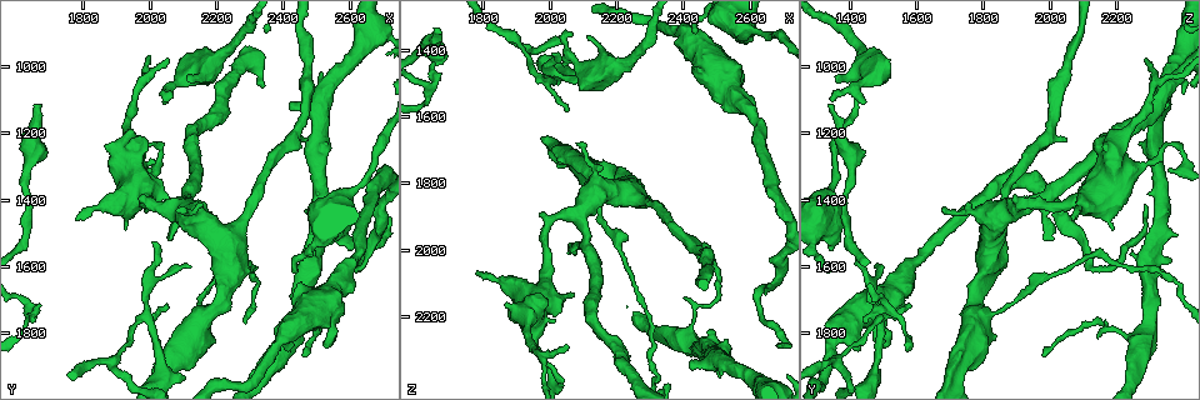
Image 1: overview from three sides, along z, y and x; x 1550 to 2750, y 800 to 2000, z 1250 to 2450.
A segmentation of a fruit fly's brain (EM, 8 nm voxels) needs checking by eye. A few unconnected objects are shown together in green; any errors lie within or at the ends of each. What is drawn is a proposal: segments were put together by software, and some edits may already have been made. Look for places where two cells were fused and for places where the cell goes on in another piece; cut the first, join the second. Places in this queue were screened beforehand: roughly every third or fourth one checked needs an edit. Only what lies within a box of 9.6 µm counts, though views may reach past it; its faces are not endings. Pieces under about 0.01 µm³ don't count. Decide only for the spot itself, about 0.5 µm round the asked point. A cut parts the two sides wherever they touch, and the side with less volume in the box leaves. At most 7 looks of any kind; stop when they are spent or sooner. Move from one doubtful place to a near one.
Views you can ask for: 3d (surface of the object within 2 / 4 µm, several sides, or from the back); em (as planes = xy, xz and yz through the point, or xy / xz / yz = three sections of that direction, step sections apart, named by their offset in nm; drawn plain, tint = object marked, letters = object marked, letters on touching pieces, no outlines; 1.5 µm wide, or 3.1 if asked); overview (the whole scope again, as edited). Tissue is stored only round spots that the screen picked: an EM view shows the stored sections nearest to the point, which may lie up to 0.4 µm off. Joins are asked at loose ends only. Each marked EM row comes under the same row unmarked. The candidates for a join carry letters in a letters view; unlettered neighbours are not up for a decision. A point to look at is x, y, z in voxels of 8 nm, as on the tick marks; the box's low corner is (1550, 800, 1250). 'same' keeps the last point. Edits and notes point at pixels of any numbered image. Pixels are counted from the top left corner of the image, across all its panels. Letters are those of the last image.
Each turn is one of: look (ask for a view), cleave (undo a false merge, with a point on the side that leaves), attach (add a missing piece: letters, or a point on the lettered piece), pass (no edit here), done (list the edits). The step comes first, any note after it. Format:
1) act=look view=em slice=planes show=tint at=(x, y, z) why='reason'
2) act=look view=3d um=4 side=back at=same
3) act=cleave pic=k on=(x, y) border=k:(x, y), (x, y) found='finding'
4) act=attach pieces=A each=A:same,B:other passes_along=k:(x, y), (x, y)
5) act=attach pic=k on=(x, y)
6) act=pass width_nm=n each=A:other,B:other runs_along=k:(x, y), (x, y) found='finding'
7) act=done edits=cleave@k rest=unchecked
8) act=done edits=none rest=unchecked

act=look view=3d um=4 at=(2110, 1040, 1360) why='free end'

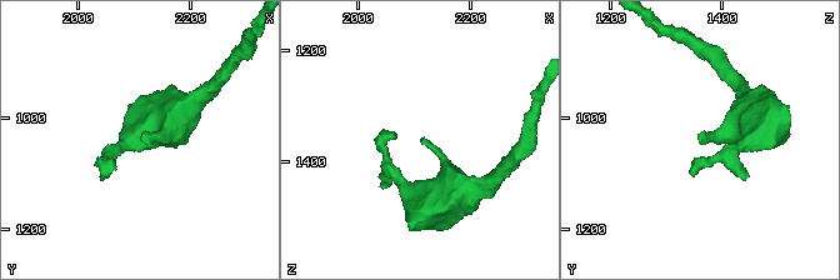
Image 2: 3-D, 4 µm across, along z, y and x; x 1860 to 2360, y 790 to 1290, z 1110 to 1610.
act=look view=em slice=planes show=letters at=(2105, 1040, 1360)

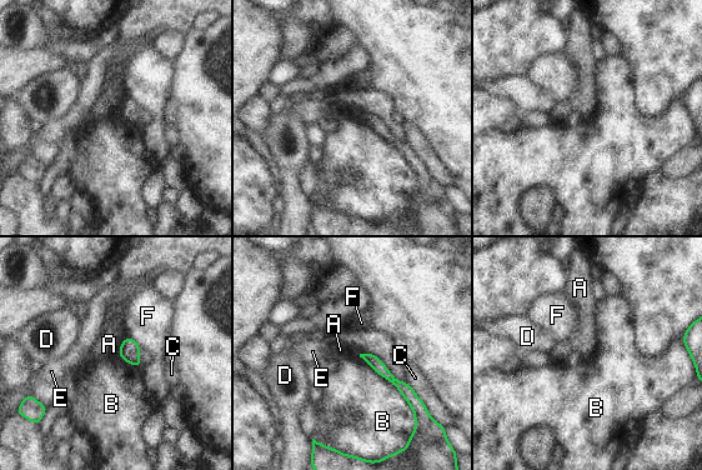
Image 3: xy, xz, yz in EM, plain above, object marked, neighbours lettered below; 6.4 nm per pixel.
act=pass each=A:other,B:other,C:other,D:other,E:other,F:other runs_along=3:(366, 356), (414, 399) found='none of them fits'

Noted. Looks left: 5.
act=look view=em slice=planes show=letters at=(1990, 1750, 1490) why='arms part here'

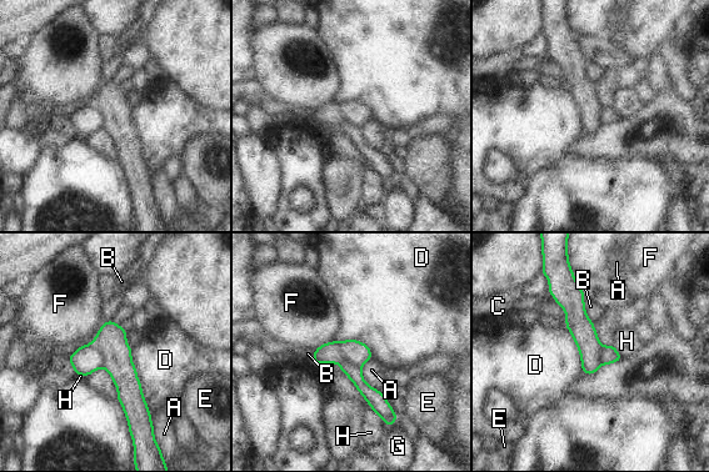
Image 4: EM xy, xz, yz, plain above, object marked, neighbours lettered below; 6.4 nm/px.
act=cleave pic=4 on=(329, 352) each=A:other,B:other,C:other,D:other,E:other,F:other,G:other,H:other border=4:(336, 342), (340, 354), (360, 367) found='two cells meet here'

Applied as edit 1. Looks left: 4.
act=look view=em slice=xy step=4 show=letters at=(2440, 1610, 1350) why='tapers out'

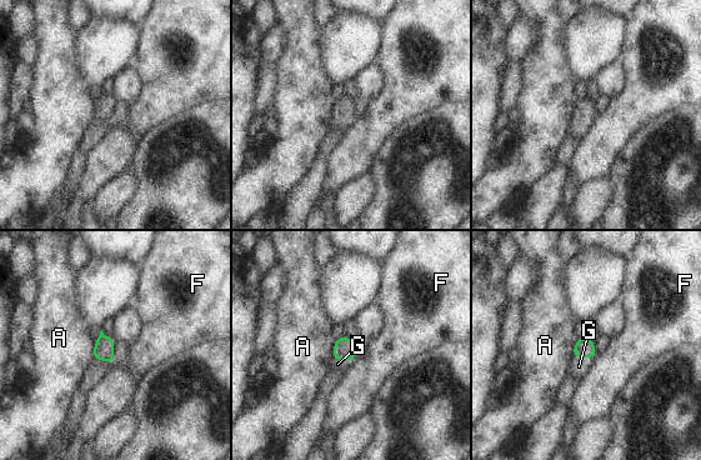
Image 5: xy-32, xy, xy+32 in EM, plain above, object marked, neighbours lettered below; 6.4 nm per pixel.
act=attach pieces=G each=A:other,F:other,G:same passes_along=5:(584, 346), (582, 355), (579, 366) found='it goes on there'

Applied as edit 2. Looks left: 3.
act=done edits=cleave@4,attach@5 rest=unchecked

